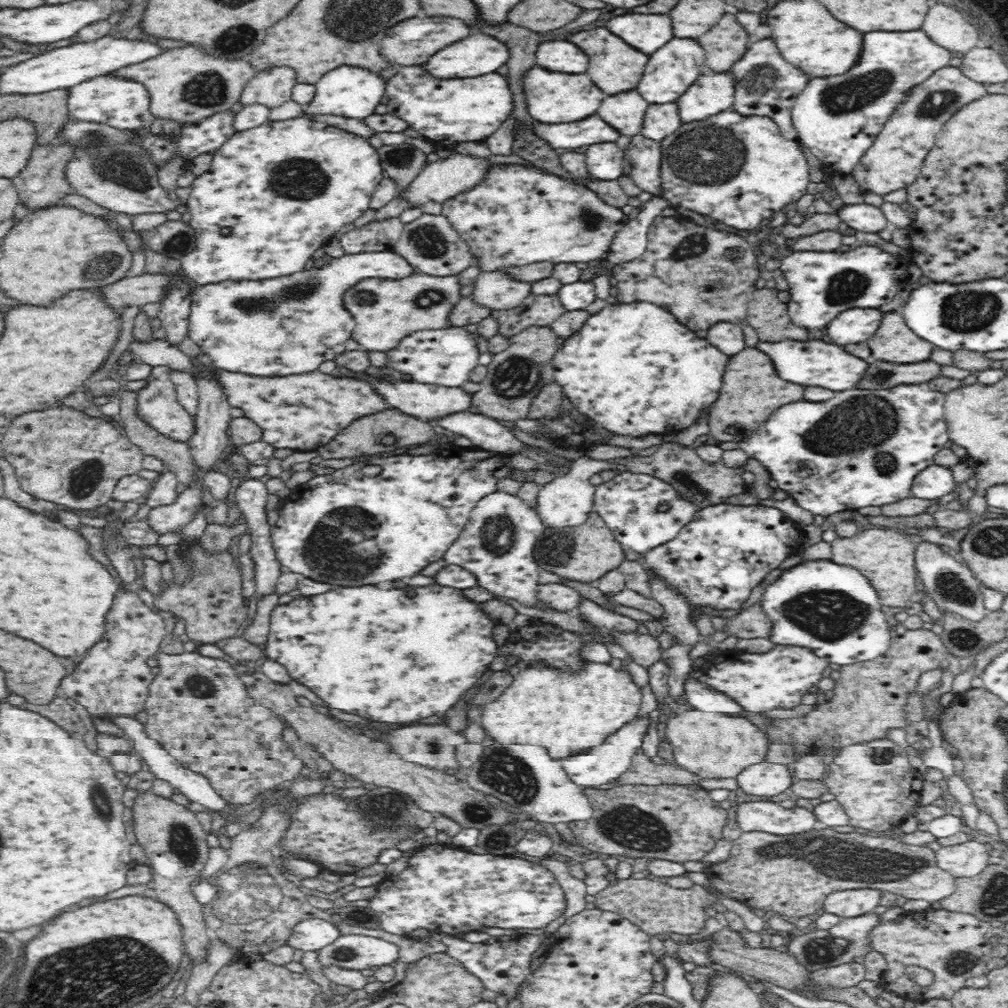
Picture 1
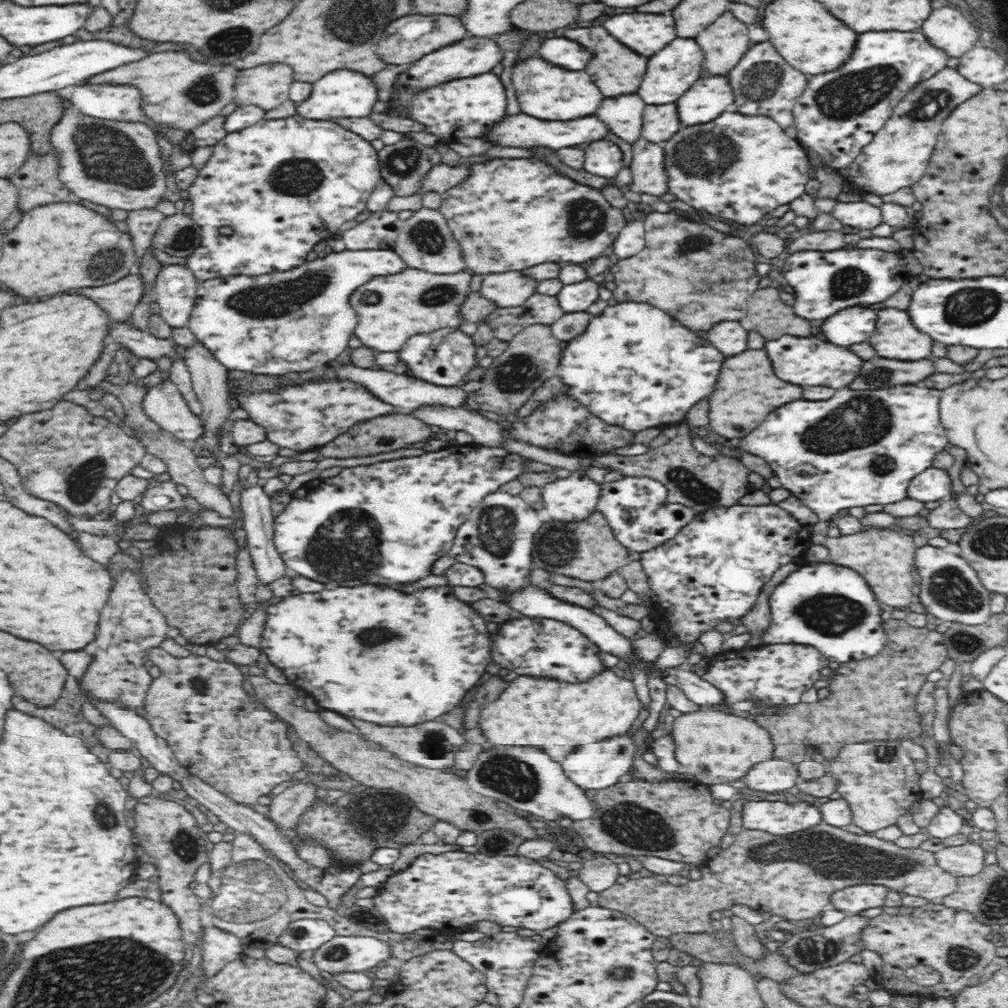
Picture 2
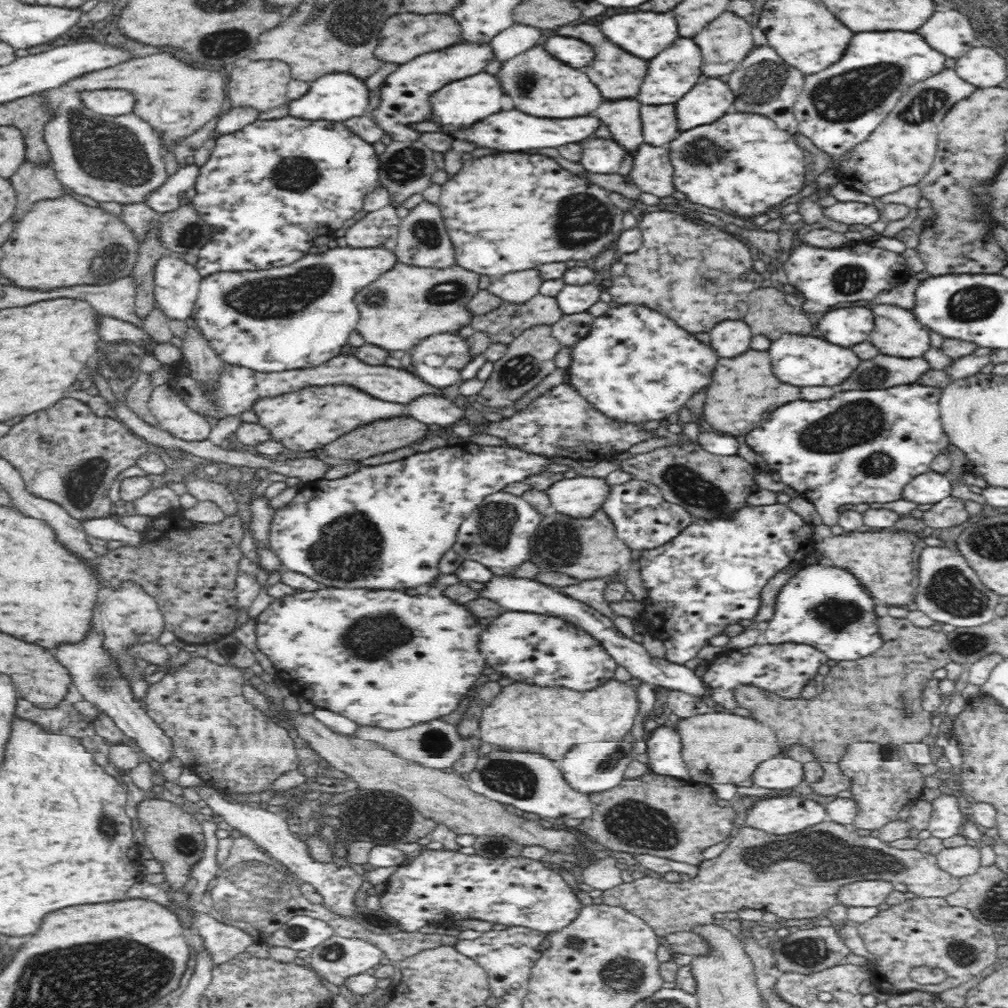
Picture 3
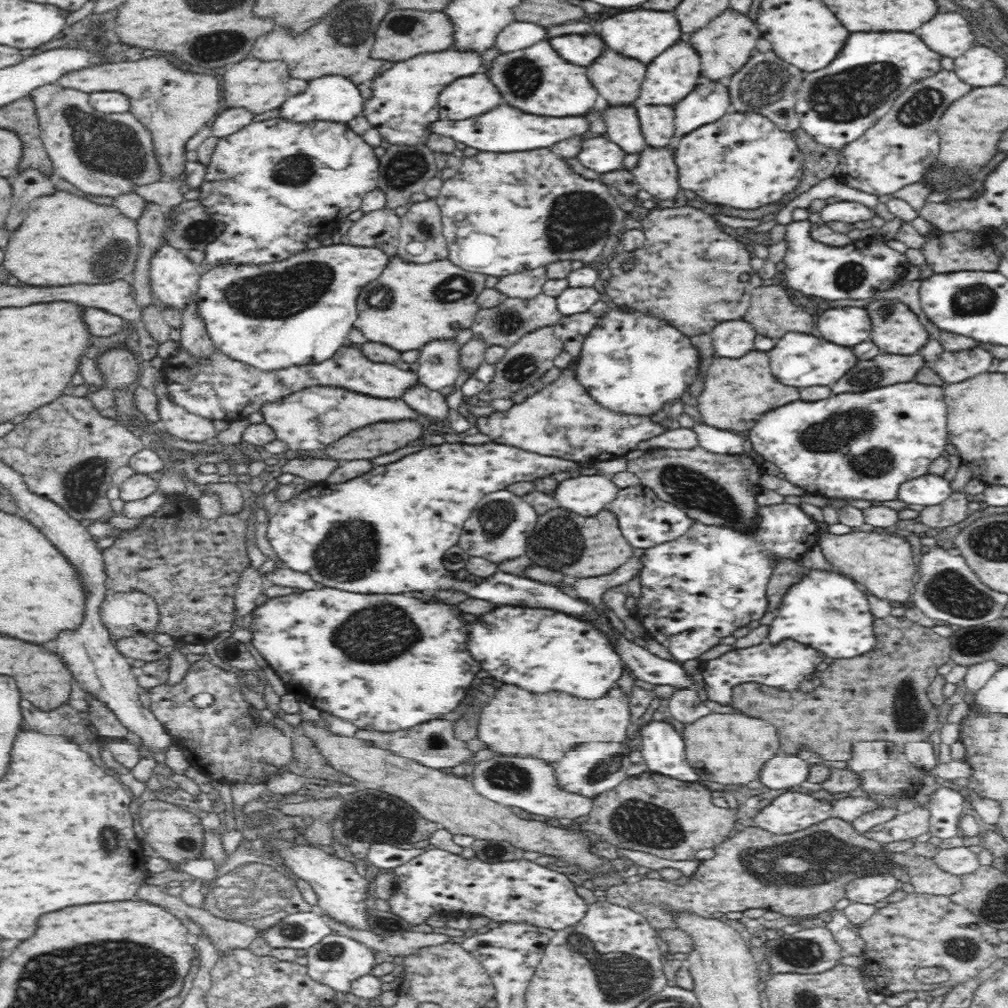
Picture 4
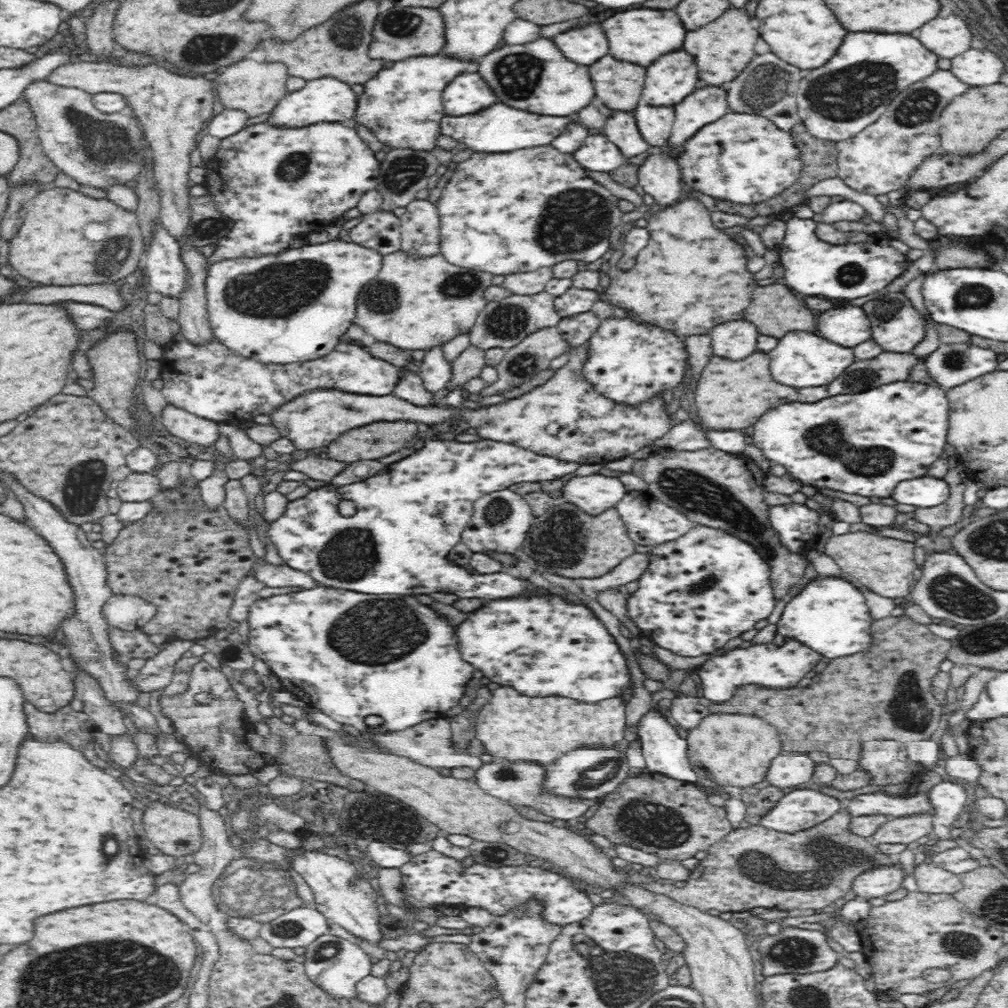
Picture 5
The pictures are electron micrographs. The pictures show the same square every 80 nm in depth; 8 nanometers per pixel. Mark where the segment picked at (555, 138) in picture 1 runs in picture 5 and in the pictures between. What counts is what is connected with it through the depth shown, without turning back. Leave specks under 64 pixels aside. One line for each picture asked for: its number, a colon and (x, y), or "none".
2: (519, 131)
3: (511, 131)
4: (504, 129)
5: (498, 129)

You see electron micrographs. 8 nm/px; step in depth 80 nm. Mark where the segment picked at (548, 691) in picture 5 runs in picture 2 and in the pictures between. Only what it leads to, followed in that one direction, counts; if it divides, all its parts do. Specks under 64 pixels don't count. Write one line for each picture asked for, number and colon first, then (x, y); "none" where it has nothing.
2: (537, 647)
3: (538, 649)
4: (536, 648)

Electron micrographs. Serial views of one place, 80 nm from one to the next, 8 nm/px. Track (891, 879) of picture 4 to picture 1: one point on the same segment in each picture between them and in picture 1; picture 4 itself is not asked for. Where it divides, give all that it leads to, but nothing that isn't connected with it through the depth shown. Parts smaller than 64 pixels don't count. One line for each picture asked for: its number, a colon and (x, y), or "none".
1: (845, 903)
2: (852, 900)
3: (864, 892)

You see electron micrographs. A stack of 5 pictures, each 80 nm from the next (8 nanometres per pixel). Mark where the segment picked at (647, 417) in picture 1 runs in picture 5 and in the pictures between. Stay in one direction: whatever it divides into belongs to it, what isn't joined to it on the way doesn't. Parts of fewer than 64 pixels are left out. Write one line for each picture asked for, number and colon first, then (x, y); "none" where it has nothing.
2: (635, 367)
3: (628, 367)
4: (631, 363)
5: (628, 362)

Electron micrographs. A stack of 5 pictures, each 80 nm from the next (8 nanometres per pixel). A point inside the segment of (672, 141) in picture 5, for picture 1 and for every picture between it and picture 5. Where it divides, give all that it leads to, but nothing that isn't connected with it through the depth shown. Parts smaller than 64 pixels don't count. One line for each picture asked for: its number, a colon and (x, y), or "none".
1: (709, 95)
2: (709, 97)
3: (705, 103)
4: (710, 102)

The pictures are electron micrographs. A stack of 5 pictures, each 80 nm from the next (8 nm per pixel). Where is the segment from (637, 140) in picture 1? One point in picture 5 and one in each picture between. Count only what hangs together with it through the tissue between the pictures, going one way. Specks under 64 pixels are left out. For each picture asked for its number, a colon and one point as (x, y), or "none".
2: (649, 176)
3: (652, 172)
4: (656, 172)
5: (659, 175)

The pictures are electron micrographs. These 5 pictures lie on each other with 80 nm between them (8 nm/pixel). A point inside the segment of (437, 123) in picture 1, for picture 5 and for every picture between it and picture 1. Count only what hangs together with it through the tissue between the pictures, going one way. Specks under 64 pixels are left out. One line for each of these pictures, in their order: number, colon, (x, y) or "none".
2: (467, 108)
3: (458, 104)
4: (473, 95)
5: (467, 94)

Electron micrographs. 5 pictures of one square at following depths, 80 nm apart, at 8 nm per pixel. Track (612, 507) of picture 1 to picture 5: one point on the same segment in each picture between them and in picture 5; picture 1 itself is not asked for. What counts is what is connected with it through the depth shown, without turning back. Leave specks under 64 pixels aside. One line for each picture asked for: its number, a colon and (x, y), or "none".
2: (636, 508)
3: (644, 520)
4: (645, 520)
5: (650, 522)

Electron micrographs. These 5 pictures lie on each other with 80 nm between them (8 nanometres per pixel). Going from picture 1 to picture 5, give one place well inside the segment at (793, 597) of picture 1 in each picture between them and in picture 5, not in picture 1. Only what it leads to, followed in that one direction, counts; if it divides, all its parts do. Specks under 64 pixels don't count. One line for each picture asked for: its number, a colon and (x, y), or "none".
2: (828, 606)
3: (825, 606)
4: (827, 611)
5: (830, 616)

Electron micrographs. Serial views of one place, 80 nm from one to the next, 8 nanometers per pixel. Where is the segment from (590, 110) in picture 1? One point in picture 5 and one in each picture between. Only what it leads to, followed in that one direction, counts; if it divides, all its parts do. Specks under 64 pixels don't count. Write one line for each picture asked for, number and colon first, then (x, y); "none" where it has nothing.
2: (548, 93)
3: (538, 86)
4: (535, 80)
5: (547, 84)

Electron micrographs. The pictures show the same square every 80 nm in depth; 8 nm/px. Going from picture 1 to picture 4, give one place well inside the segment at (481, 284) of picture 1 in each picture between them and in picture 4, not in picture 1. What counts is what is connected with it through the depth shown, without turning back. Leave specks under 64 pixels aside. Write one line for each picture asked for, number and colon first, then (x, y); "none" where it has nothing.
2: (508, 289)
3: (520, 287)
4: (525, 285)

